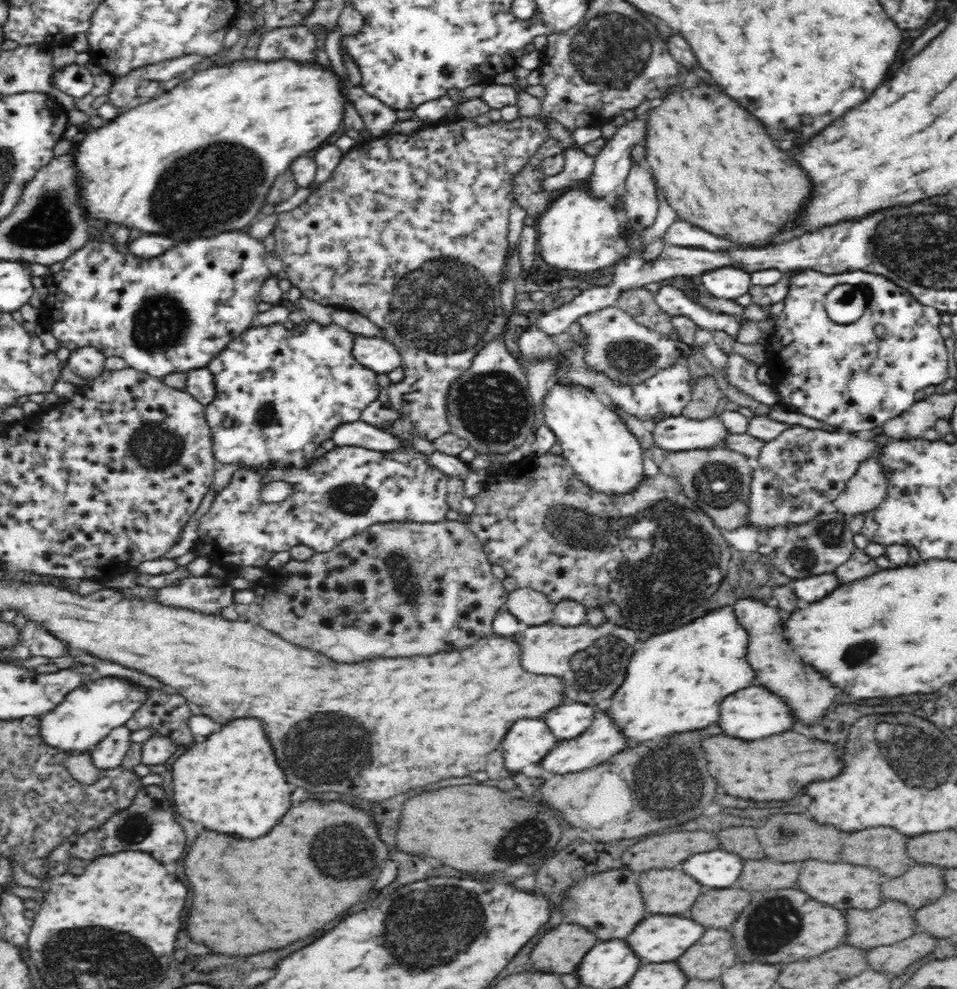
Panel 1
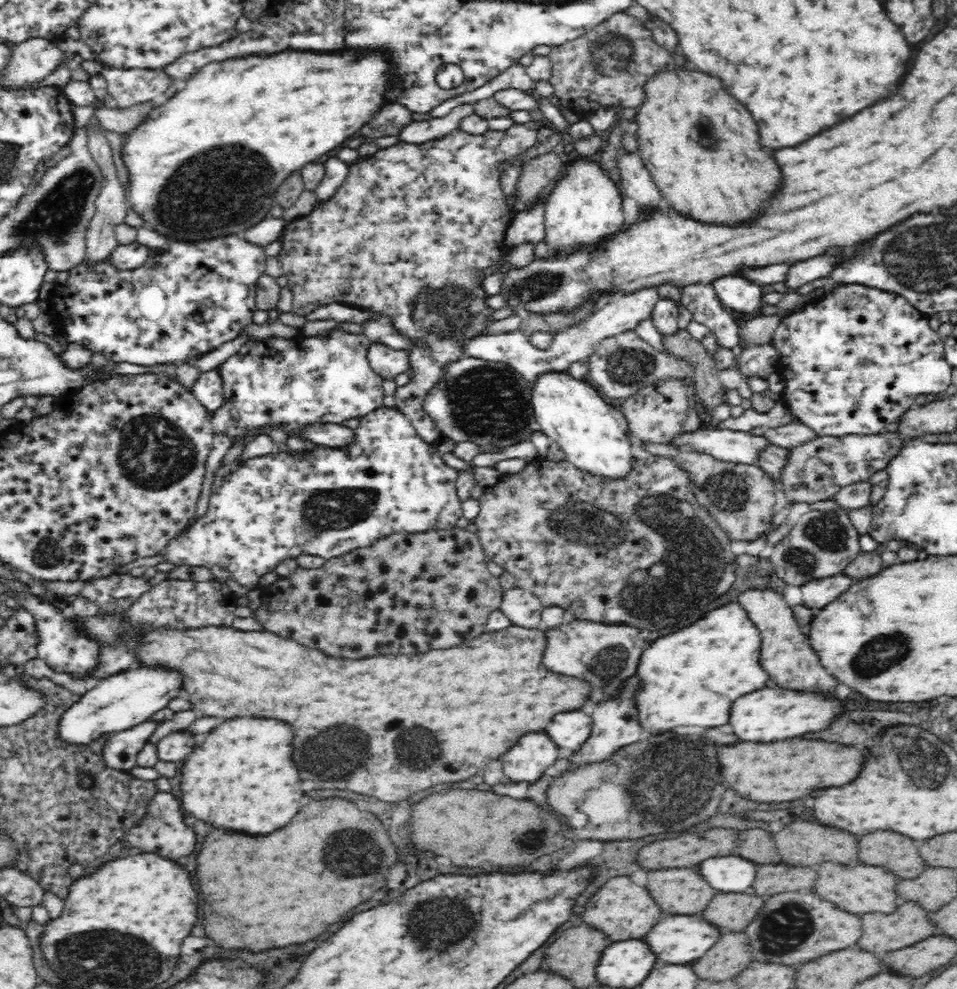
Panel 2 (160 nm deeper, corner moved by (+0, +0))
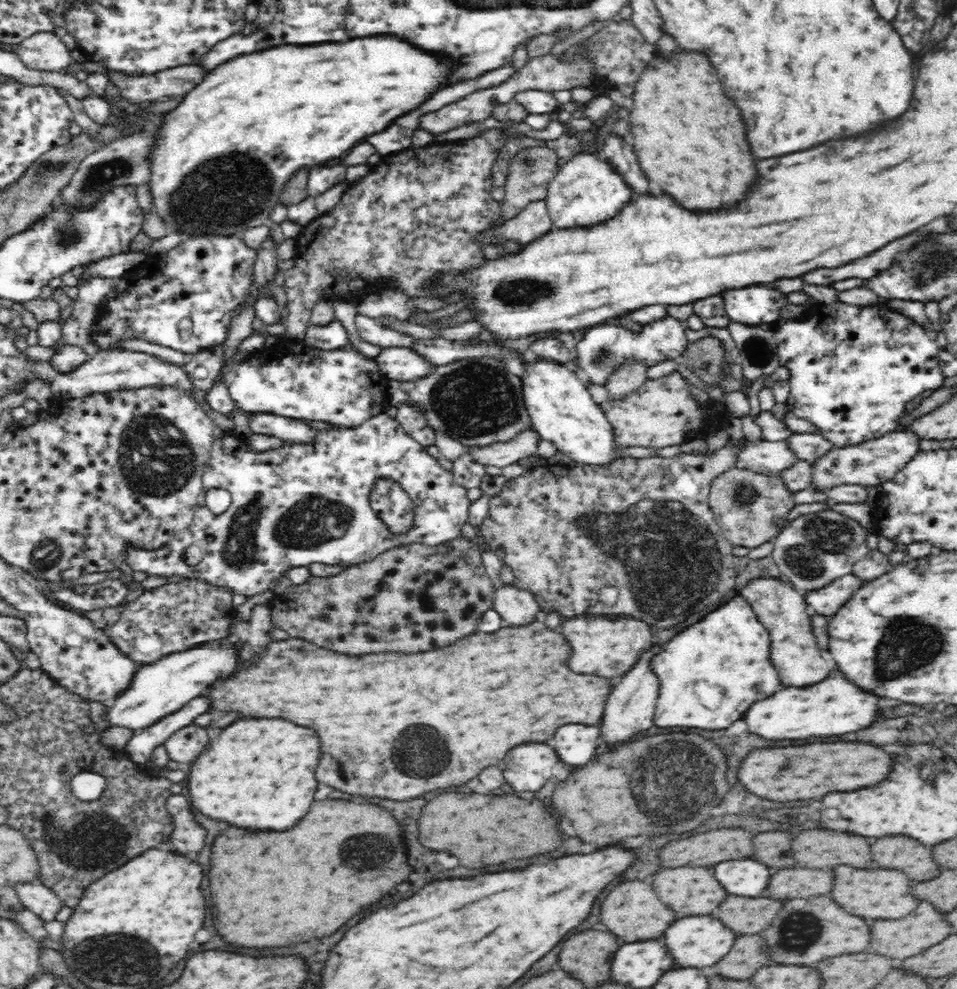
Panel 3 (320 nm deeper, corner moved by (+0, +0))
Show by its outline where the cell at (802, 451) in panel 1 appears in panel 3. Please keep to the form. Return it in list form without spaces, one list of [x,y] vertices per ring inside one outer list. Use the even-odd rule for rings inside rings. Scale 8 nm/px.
[[[899,429],[880,438],[864,439],[844,446],[834,445],[809,463],[810,488],[814,492],[827,492],[844,484],[875,487],[891,479],[923,443],[912,431]]]

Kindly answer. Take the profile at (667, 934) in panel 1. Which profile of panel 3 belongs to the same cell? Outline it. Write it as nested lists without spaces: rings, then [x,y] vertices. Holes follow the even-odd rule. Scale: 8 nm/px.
[[[688,916],[674,920],[664,930],[664,948],[668,950],[668,956],[676,966],[712,966],[720,954],[728,952],[728,946],[732,946],[734,934],[716,918],[710,916]]]

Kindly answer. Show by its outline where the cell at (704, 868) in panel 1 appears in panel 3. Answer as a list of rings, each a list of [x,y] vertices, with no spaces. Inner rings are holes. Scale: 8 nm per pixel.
[[[730,860],[730,862],[718,862],[712,866],[712,874],[718,880],[718,884],[728,892],[728,894],[738,894],[738,896],[762,896],[758,892],[764,890],[764,882],[768,882],[770,868],[755,861]]]

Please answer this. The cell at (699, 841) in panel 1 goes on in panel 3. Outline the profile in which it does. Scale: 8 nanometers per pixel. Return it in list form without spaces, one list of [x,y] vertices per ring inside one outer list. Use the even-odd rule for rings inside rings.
[[[720,828],[704,834],[696,834],[684,840],[668,842],[658,850],[658,862],[664,868],[676,868],[676,866],[712,866],[714,862],[732,860],[732,858],[751,858],[751,838],[753,834],[739,828]]]

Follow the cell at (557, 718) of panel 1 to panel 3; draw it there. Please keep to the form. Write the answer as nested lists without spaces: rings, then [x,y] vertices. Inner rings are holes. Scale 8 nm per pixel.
[[[570,722],[560,726],[554,736],[548,740],[552,748],[560,754],[560,758],[568,764],[588,764],[594,756],[598,742],[598,726]]]

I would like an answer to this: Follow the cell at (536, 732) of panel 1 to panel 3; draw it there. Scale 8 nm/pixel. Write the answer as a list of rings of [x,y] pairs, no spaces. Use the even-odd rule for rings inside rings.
[[[528,742],[512,748],[502,760],[504,778],[514,790],[540,790],[552,776],[558,754],[544,742]]]

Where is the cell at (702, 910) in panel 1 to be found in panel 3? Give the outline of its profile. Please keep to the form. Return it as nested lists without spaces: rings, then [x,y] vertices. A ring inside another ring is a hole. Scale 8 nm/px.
[[[766,896],[758,898],[724,898],[724,902],[718,904],[718,908],[710,914],[718,918],[726,928],[740,932],[740,934],[756,934],[760,932],[760,926],[764,922],[772,920],[772,914],[780,910],[782,901],[770,900]]]

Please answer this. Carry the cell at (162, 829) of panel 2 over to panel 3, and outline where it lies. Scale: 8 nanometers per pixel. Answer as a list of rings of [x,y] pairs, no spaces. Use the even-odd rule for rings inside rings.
[[[171,795],[166,800],[166,809],[172,817],[172,830],[164,844],[170,844],[170,850],[180,856],[188,852],[198,852],[204,846],[206,830],[198,826],[192,818],[190,806],[186,804],[184,795]]]

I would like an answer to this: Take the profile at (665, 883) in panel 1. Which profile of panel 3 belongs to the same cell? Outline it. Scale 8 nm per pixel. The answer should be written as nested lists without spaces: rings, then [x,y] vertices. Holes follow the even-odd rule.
[[[668,868],[660,870],[654,874],[652,888],[658,896],[658,900],[674,910],[676,918],[684,918],[688,914],[710,914],[722,900],[724,900],[724,890],[716,886],[716,880],[712,878],[710,870],[704,868]]]

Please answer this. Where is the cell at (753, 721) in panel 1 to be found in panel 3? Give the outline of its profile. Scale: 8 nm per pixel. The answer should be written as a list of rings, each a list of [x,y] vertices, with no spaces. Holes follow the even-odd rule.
[[[832,674],[808,688],[784,688],[764,700],[756,700],[742,714],[742,722],[750,734],[764,740],[802,740],[812,736],[836,736],[864,728],[872,722],[876,710],[876,700],[868,692],[852,686],[842,674]]]

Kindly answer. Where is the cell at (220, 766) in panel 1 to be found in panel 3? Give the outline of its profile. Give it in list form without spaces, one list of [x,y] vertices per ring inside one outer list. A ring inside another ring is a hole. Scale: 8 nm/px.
[[[244,718],[226,726],[216,738],[208,740],[202,754],[192,762],[188,774],[188,796],[192,806],[220,822],[228,822],[238,828],[252,830],[288,830],[294,826],[312,804],[312,794],[316,790],[316,780],[312,766],[316,766],[316,734],[304,730],[282,718]]]

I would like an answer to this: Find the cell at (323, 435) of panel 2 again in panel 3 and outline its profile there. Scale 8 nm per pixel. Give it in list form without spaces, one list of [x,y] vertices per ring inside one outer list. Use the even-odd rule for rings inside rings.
[[[254,414],[248,420],[252,432],[274,436],[290,443],[312,444],[318,438],[319,430],[308,421],[275,414]]]

